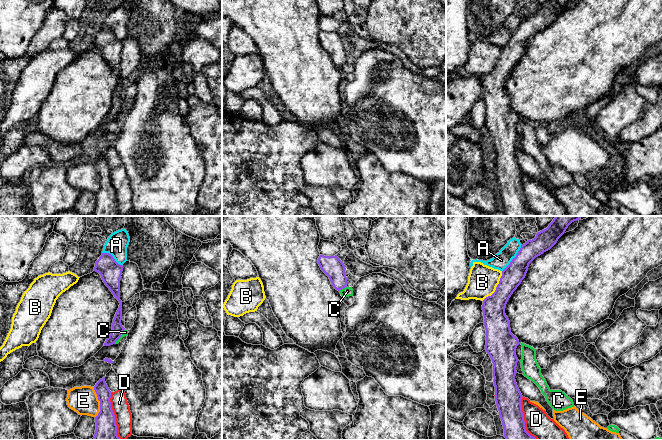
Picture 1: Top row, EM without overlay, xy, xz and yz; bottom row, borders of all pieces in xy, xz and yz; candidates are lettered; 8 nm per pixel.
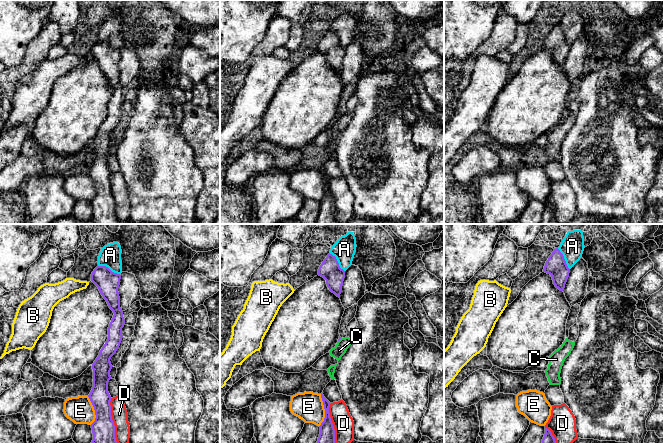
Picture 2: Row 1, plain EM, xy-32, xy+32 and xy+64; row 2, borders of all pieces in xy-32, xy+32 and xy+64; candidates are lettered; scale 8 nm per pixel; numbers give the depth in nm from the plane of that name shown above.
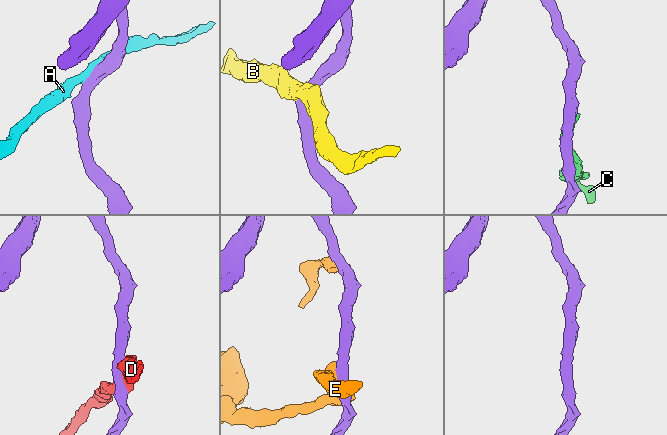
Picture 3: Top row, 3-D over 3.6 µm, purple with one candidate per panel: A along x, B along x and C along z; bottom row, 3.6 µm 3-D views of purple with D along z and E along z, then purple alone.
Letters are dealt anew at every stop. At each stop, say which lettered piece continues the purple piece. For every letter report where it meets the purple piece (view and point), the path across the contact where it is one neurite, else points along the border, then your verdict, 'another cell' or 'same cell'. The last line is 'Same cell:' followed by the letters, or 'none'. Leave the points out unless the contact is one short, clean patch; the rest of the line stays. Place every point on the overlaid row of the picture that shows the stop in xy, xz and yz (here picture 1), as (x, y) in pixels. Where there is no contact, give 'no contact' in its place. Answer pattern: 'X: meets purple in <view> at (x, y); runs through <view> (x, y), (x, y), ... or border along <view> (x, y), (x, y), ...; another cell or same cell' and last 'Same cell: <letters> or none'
A: meets purple in yz at (513, 258); another cell
B: meets purple in yz at (496, 287); border along yz (502, 271), (496, 289), (482, 300); another cell
C: meets purple in xy at (120, 336); border along xy (125, 329), (114, 343); another cell
D: meets purple in xy at (114, 416); another cell
E: meets purple in xy at (100, 402); border along xy (93, 387), (99, 401), (99, 412), (95, 417); another cell
Same cell: none

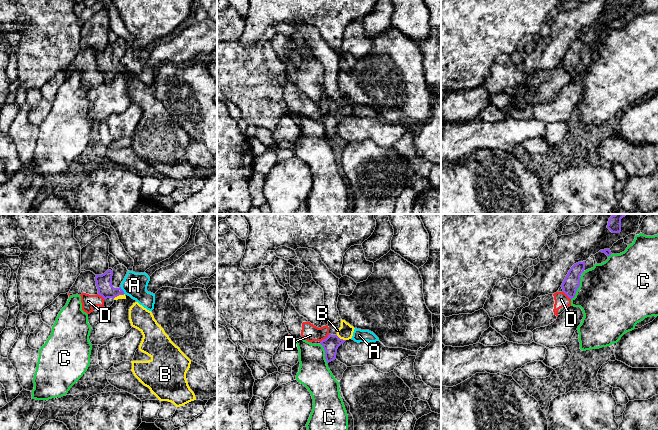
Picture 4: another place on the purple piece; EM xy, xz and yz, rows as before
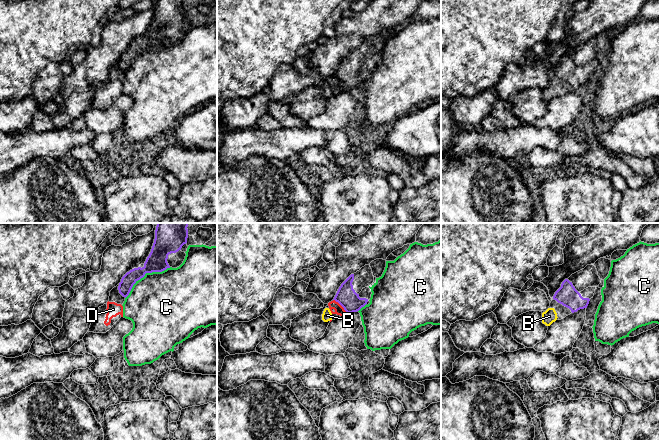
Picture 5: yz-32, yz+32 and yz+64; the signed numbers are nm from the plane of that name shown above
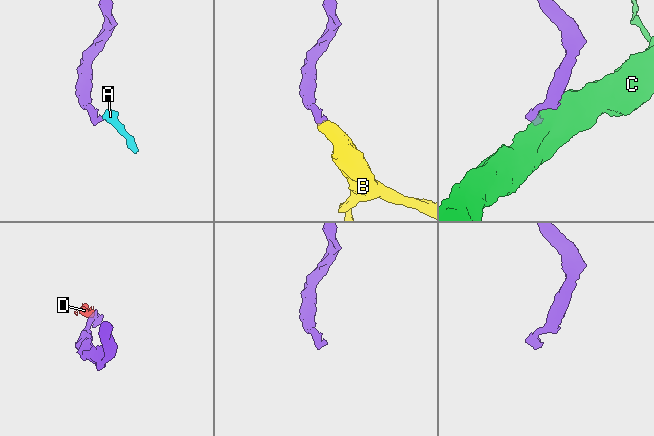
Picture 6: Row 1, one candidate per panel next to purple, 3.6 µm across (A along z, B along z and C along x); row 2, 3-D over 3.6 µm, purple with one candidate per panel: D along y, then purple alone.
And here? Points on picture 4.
A: meets purple in xy at (122, 290); border along xy (120, 286), (125, 293); another cell
B: meets purple in xz at (341, 339); runs through xz (332, 342), (341, 339), (345, 332); same cell
C: meets purple in yz at (578, 287); border along yz (580, 277), (580, 285), (571, 299); another cell
D: meets purple in xz at (324, 339); border along xz (329, 334), (320, 341); another cell
Same cell: B

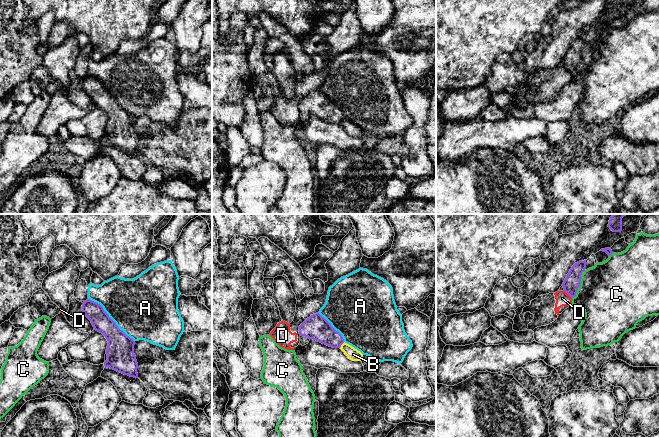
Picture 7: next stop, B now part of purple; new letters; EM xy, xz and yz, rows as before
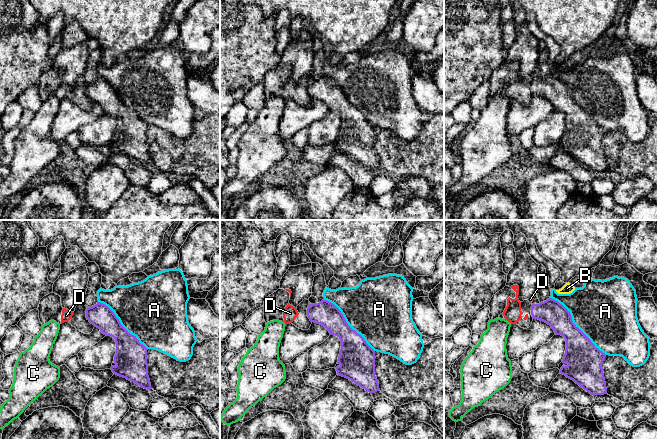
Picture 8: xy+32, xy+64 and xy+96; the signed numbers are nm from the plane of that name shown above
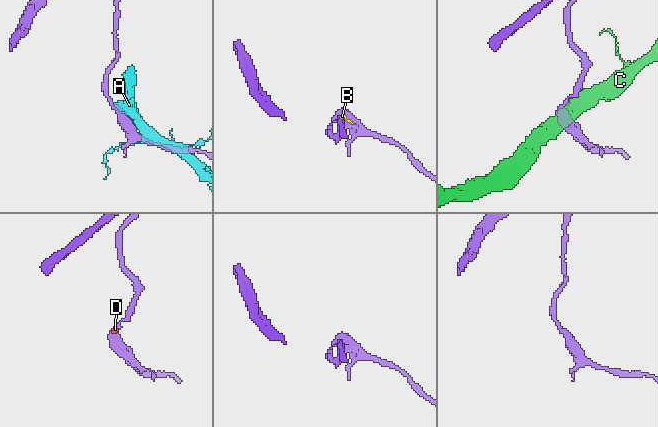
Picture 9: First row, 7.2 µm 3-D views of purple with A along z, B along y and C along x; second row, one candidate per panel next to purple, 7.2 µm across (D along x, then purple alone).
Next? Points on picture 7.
A: meets purple in xy at (110, 318); another cell
B: meets purple in xz at (341, 344); another cell
C: meets purple in yz at (579, 286); border along yz (581, 276), (581, 284), (572, 298); another cell
D: meets purple in yz at (567, 293); border along yz (564, 290), (571, 298); another cell
Same cell: none

